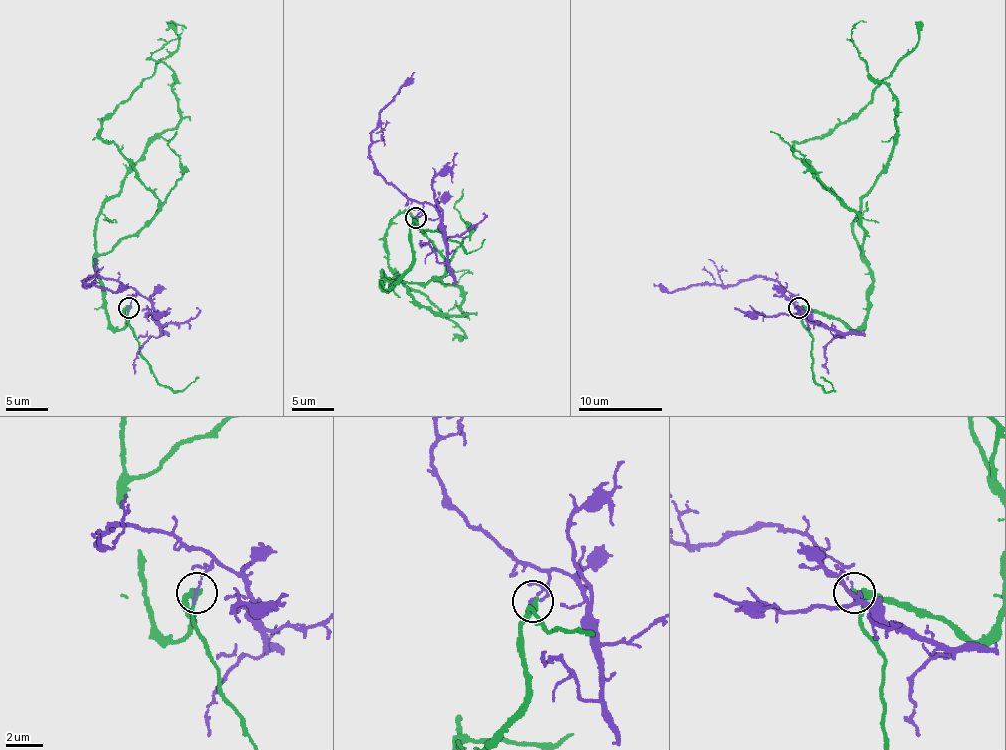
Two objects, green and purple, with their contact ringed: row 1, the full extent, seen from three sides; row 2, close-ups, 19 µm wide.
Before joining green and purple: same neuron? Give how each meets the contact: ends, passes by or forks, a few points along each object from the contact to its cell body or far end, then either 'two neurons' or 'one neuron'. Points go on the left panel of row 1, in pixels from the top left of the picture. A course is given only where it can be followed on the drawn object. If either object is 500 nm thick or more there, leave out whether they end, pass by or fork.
green passes by; purple ends; course green (128, 307), (118, 330), (95, 263), (158, 212), (158, 198), (99, 135), (177, 48), (166, 21); course purple (128, 307), (137, 292), (135, 288), (101, 277), (91, 277), (82, 286), (93, 284), (112, 292), (128, 284); two neurons

